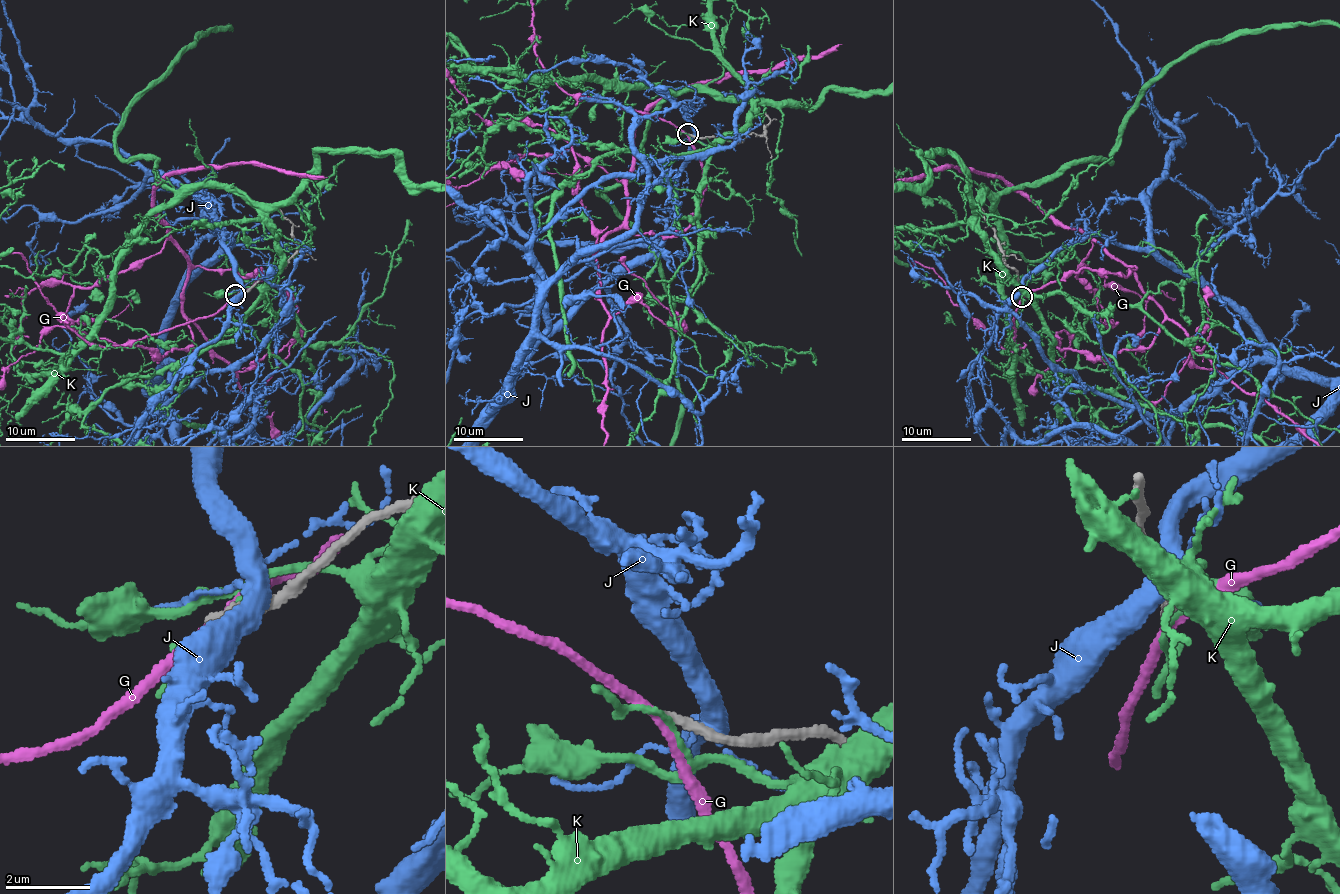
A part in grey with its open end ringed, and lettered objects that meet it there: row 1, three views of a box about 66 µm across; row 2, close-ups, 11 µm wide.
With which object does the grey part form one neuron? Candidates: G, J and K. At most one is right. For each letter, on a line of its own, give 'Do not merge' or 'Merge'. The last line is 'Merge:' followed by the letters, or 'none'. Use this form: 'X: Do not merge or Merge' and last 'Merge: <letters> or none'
G: Do not merge
J: Do not merge
K: Do not merge
Merge: none

